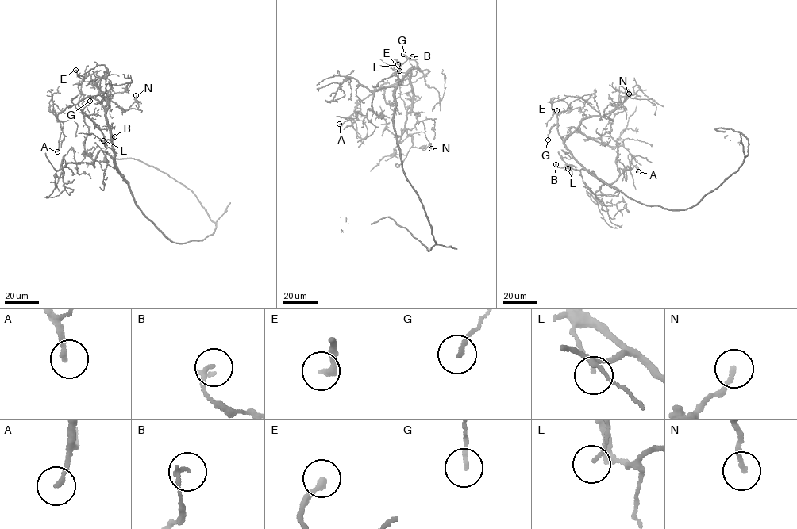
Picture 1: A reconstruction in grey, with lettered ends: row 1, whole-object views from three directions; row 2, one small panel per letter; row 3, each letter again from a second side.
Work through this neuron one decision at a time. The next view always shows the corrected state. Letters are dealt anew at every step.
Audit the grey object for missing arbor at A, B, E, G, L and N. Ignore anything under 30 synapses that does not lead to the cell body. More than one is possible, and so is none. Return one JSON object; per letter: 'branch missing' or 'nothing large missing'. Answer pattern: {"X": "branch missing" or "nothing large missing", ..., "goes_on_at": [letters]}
{"A": "nothing large missing", "B": "nothing large missing", "E": "nothing large missing", "G": "nothing large missing", "L": "nothing large missing", "N": "nothing large missing", "goes_on_at": []}

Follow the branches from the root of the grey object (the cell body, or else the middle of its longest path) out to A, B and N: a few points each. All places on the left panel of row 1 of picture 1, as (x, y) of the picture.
A: (157, 228), (136, 204), (116, 163), (105, 109), (97, 100), (83, 97), (58, 114), (63, 126), (57, 151)
B: (157, 228), (136, 204), (128, 184), (116, 163), (112, 150), (104, 145), (105, 140), (112, 140), (114, 136)
N: (157, 228), (136, 204), (128, 184), (116, 163), (105, 115), (106, 97), (125, 110), (134, 102), (136, 95)

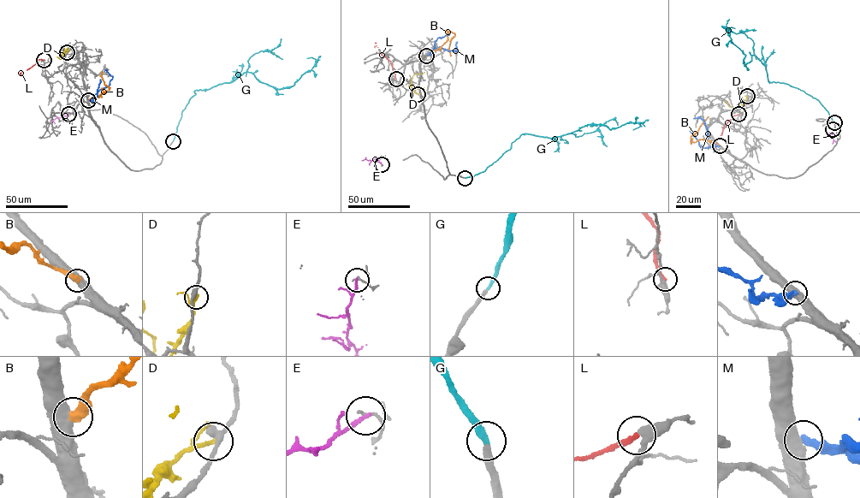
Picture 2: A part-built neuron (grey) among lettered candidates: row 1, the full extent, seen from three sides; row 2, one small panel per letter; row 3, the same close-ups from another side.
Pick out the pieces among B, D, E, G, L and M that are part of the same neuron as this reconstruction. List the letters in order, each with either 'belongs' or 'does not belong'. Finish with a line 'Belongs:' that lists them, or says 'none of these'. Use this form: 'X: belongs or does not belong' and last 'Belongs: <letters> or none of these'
B: does not belong
D: does not belong
E: does not belong
G: belongs
L: does not belong
M: does not belong
Belongs: G

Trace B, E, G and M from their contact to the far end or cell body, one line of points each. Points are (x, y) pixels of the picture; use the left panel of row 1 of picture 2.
B: (88, 100), (109, 89), (101, 75), (103, 72)
E: (68, 114), (53, 120), (55, 124)
G: (173, 141), (194, 91), (233, 81), (247, 72), (277, 89), (288, 88), (316, 65), (314, 58), (307, 58)
M: (88, 100), (92, 100), (99, 90), (109, 84), (112, 76), (106, 69)

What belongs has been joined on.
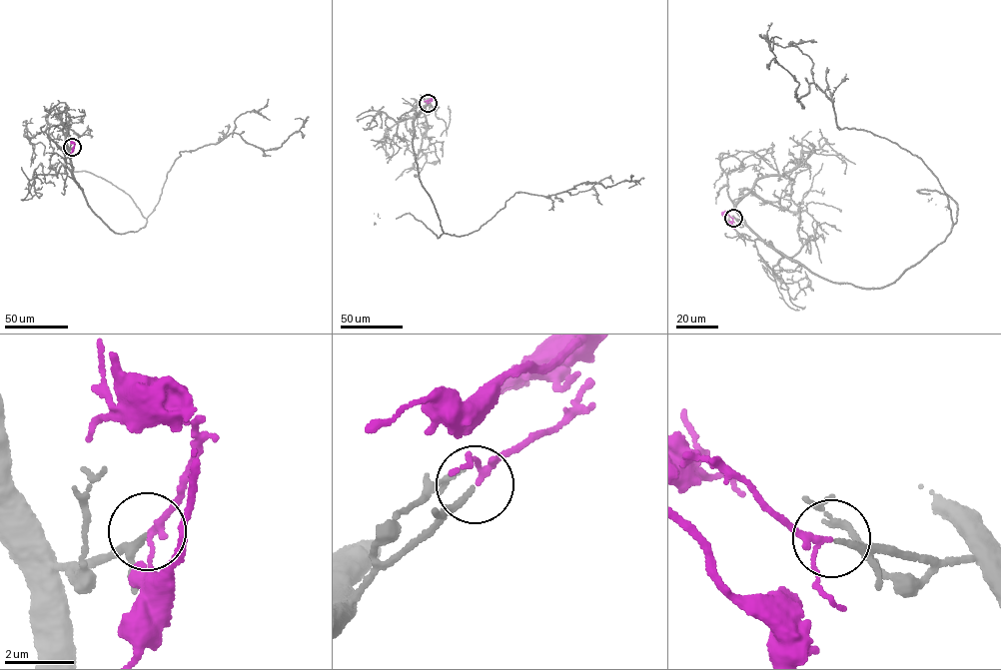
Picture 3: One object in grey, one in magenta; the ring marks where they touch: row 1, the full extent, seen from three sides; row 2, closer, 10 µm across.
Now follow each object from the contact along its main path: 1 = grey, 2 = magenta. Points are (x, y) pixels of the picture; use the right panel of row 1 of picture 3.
1: (733, 218), (866, 288), (951, 231), (920, 158), (840, 129), (813, 83), (797, 99), (771, 50), (781, 39)
2: (733, 218), (722, 215), (734, 229)

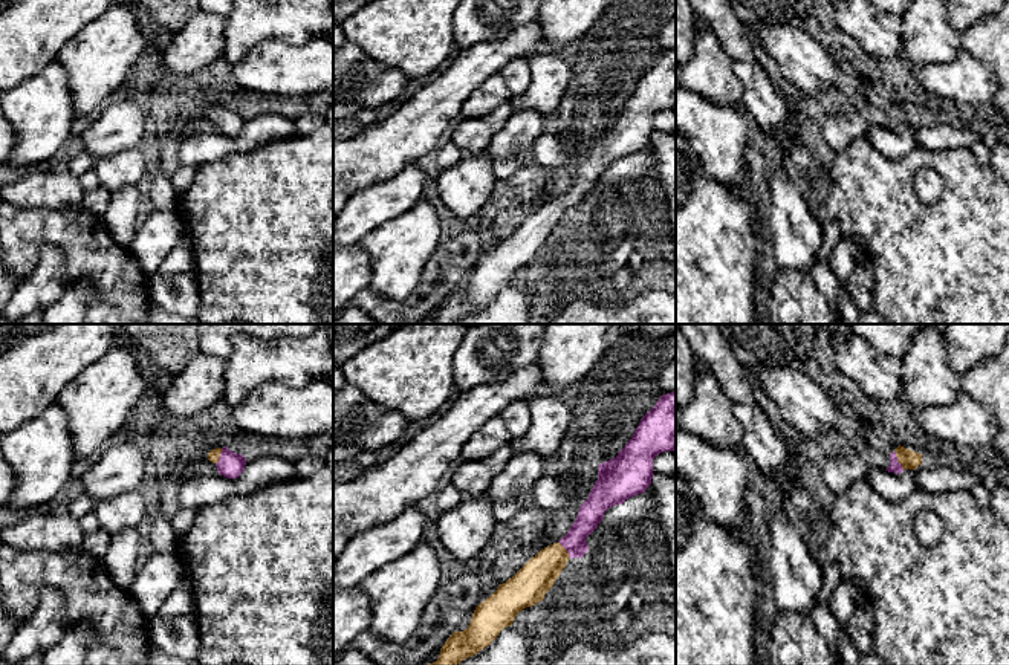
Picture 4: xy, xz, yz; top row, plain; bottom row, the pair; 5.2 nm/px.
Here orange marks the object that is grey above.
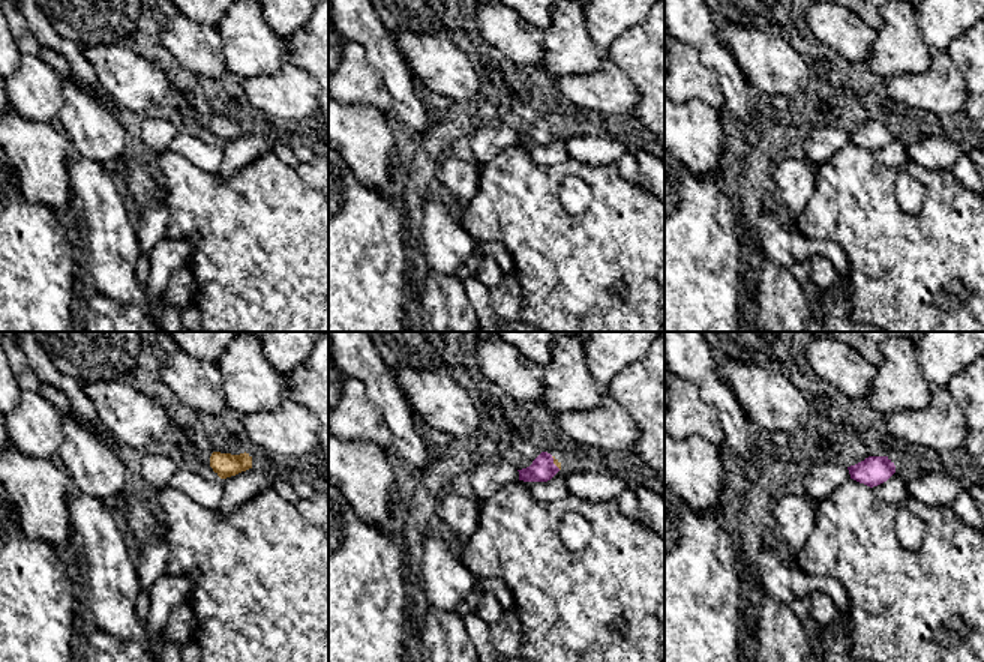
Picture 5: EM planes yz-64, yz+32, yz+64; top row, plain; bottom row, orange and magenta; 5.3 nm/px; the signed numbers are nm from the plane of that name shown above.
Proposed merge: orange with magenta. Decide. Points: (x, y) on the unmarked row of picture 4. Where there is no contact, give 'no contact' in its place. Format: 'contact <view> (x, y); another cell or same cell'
contact yz (898, 118); same cell

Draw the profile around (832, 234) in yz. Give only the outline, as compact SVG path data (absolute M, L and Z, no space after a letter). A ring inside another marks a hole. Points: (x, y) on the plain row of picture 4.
M832 222L824 223L822 228L824 228L824 242L819 248L818 260L829 260L830 254L833 252L833 249L836 248L838 242L844 234L839 229L839 226Z

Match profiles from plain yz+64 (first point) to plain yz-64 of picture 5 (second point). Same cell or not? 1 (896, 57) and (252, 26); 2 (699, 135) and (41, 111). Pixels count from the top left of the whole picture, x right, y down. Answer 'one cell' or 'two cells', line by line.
1: one cell
2: two cells

